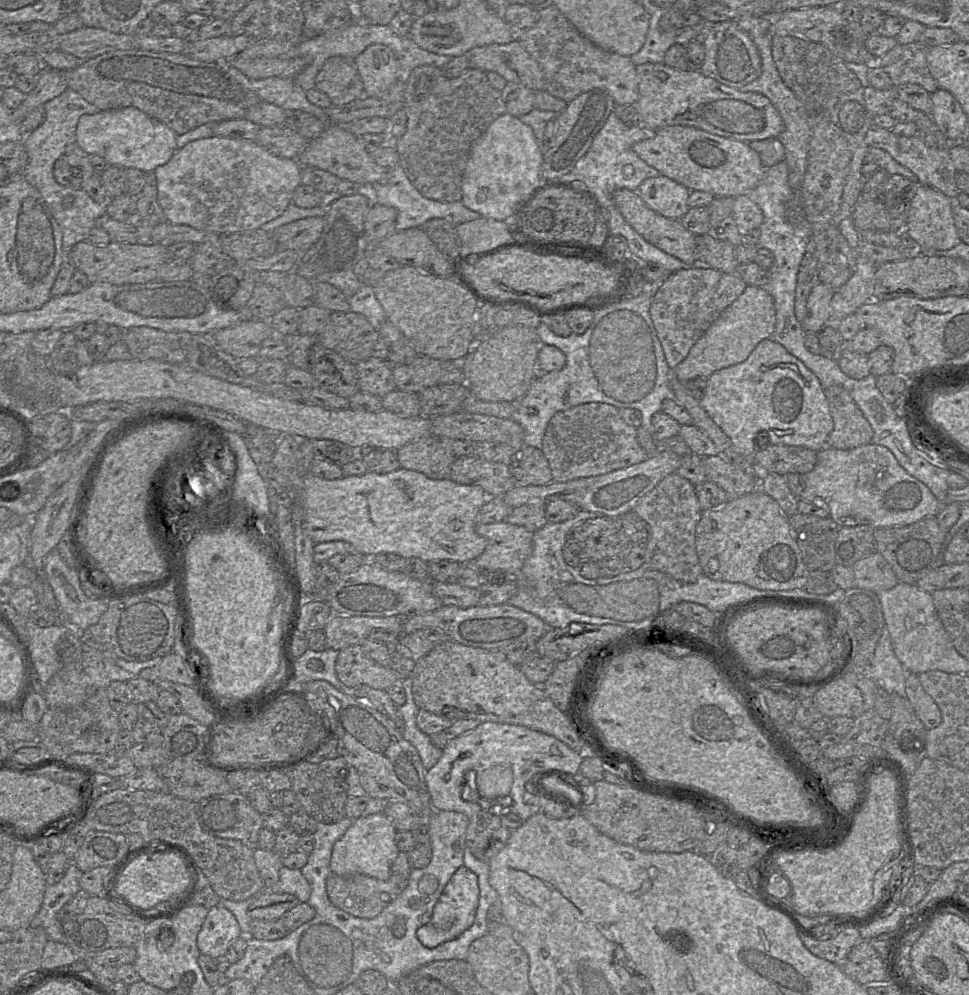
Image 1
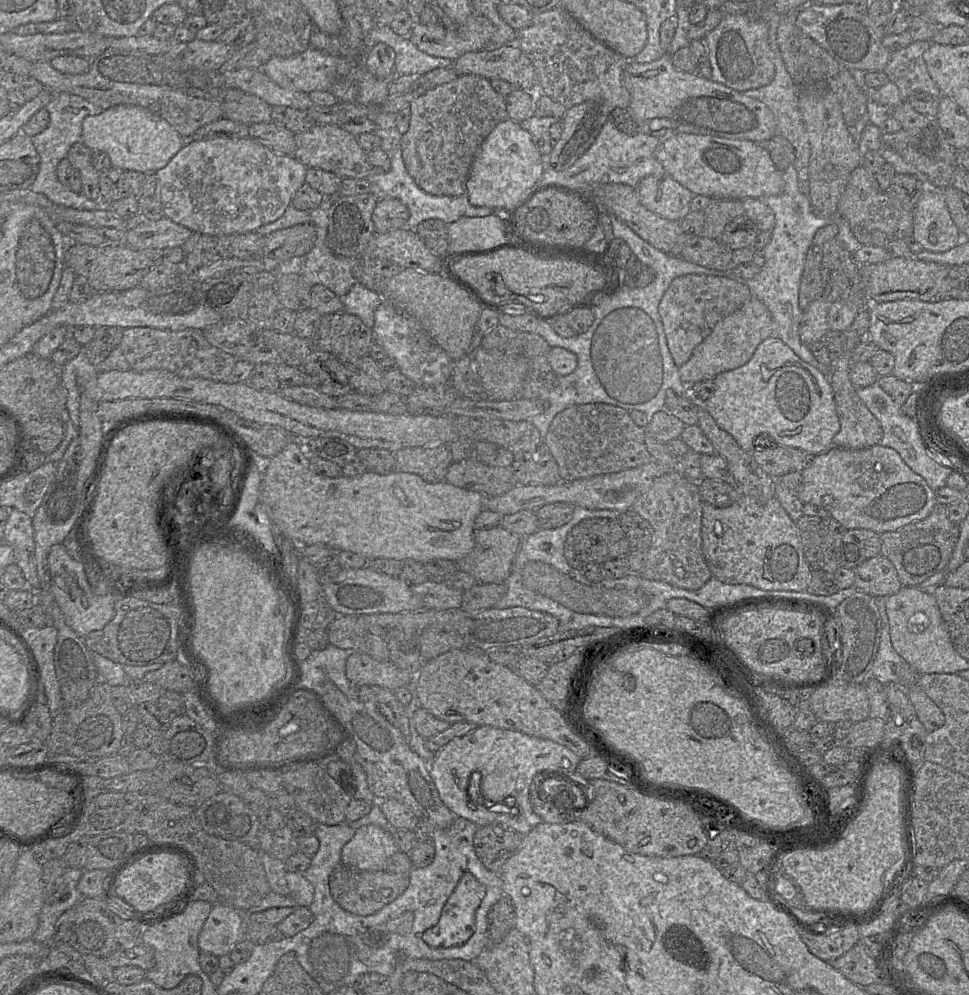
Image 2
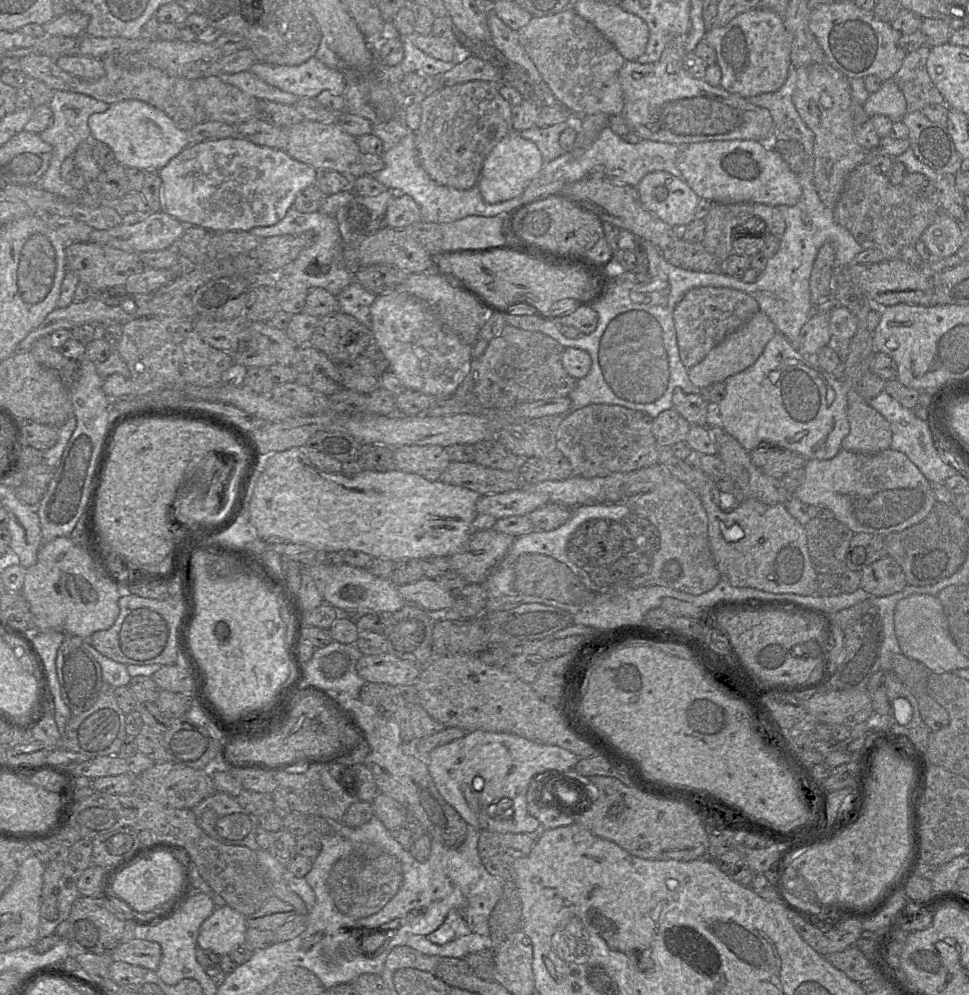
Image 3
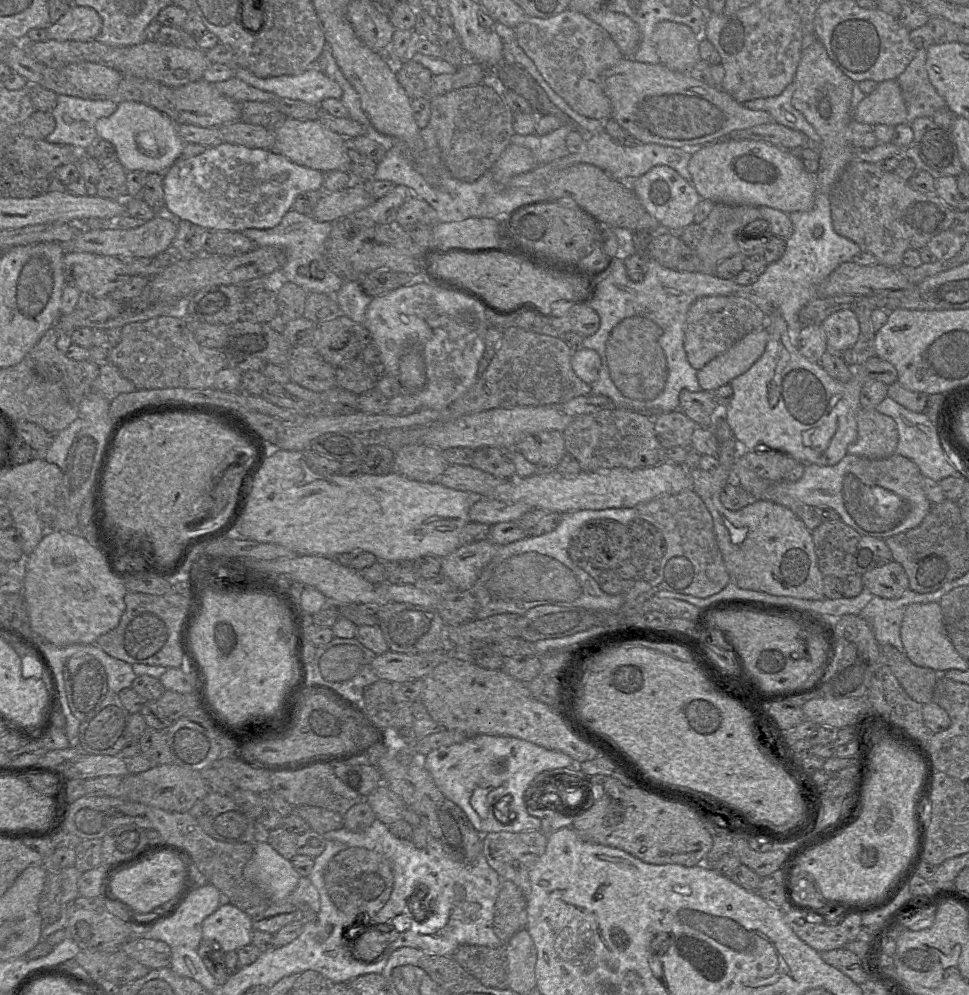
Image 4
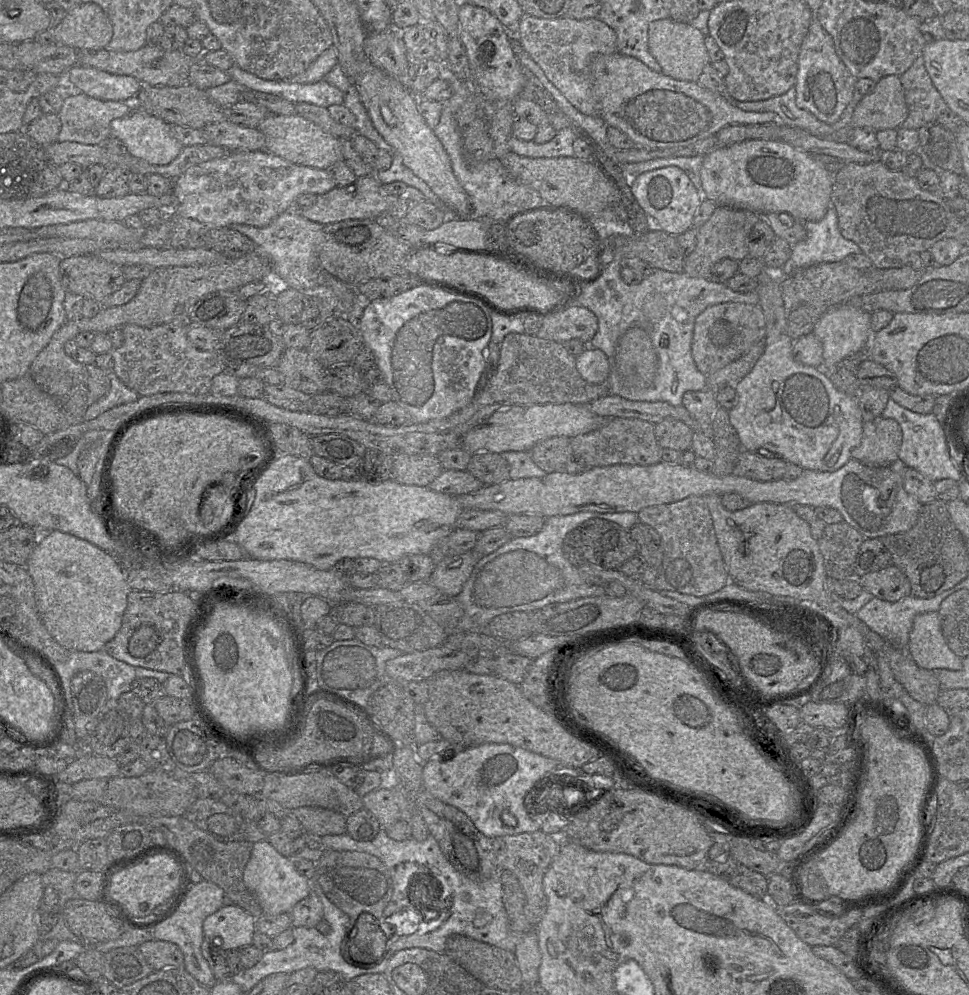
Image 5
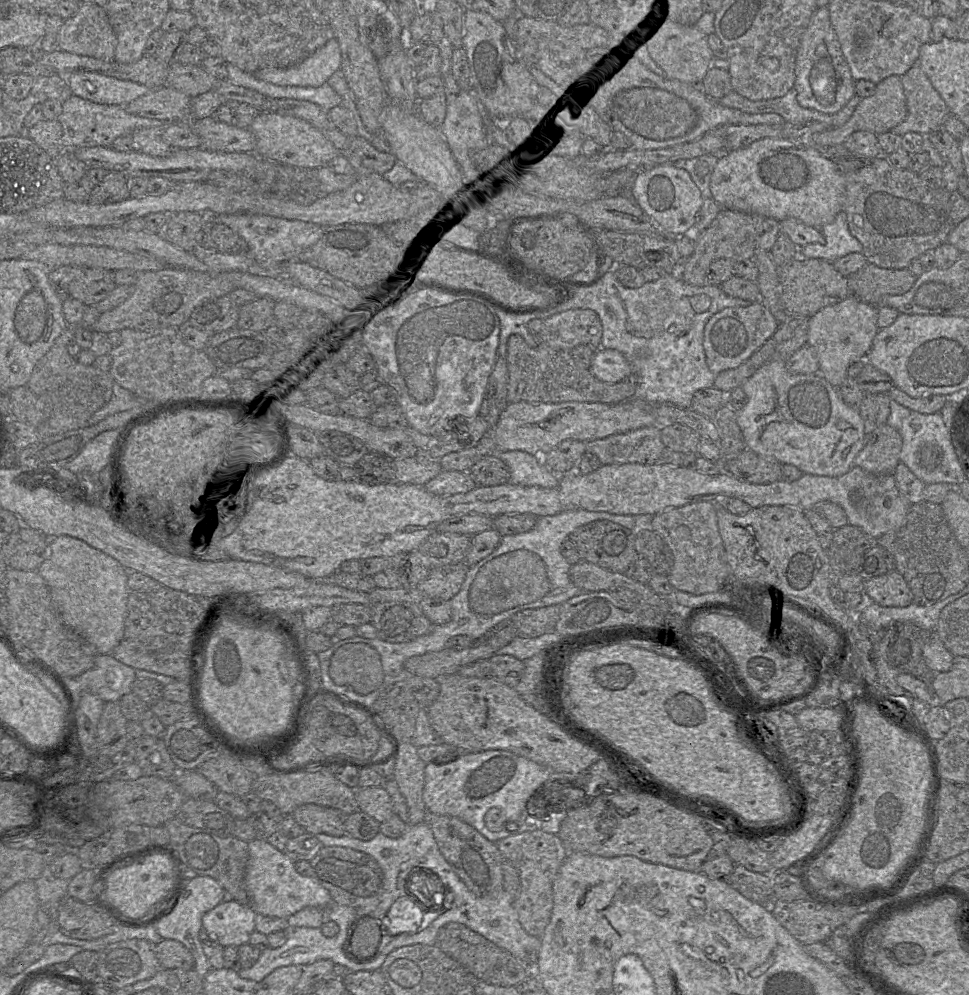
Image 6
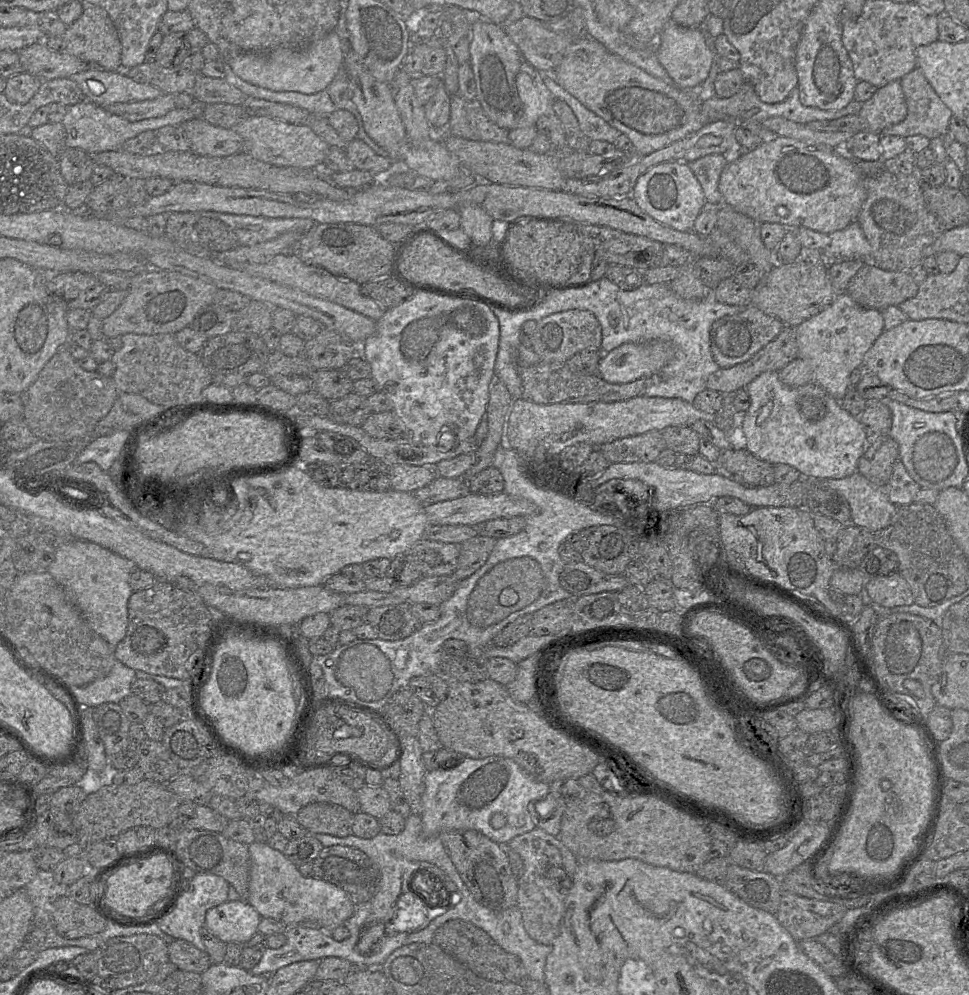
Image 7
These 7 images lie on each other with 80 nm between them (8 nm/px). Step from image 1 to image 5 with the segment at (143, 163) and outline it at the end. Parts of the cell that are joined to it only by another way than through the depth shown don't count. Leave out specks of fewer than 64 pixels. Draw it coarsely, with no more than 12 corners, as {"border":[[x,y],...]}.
{"border":[[138,107],[110,124],[131,156],[169,164],[183,149],[162,119]]}

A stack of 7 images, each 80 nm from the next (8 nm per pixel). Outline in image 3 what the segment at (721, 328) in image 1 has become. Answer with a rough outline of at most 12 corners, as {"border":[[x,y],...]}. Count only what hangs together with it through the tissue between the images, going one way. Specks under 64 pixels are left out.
{"border":[[758,311],[688,369],[699,391],[752,365],[776,332]]}

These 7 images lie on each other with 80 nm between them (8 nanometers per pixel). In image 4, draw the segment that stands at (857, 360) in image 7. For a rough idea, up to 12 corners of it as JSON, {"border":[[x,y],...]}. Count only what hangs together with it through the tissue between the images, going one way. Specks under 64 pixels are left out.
{"border":[[850,309],[821,324],[827,350],[840,354],[858,340],[860,326]]}

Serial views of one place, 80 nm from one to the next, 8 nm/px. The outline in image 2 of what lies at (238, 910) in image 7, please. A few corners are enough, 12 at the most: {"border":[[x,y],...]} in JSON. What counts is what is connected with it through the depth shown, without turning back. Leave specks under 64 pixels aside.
{"border":[[212,904],[198,937],[200,951],[229,955],[245,938],[242,914]]}

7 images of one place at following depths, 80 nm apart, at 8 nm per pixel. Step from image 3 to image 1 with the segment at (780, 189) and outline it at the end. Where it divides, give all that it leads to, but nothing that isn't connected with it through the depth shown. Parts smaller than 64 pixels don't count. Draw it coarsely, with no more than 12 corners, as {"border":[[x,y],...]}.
{"border":[[668,126],[633,145],[689,190],[746,195],[765,167],[744,141]]}

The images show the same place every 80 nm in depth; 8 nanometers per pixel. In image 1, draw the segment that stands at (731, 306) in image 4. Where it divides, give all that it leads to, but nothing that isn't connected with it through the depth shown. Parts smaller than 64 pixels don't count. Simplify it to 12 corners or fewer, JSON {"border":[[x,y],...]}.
{"border":[[680,269],[649,313],[671,369],[747,286]]}

